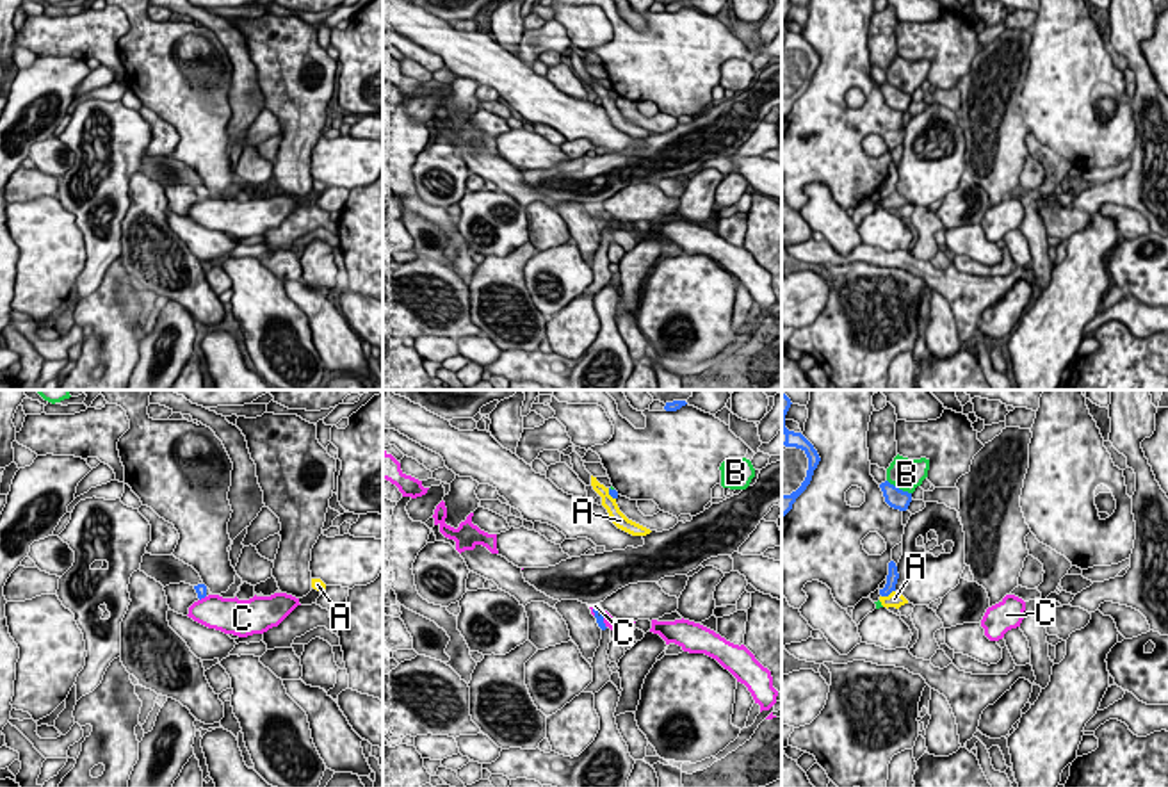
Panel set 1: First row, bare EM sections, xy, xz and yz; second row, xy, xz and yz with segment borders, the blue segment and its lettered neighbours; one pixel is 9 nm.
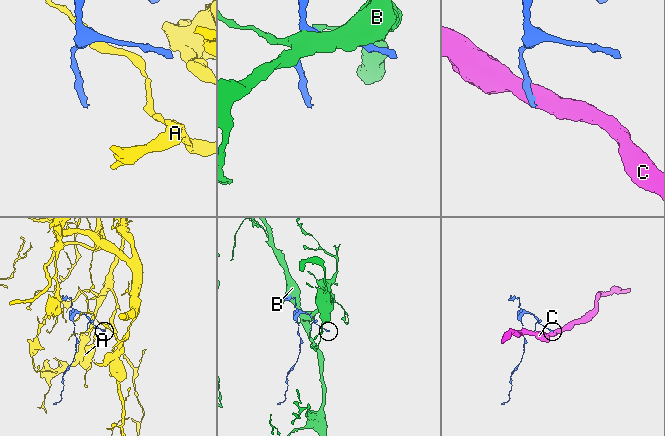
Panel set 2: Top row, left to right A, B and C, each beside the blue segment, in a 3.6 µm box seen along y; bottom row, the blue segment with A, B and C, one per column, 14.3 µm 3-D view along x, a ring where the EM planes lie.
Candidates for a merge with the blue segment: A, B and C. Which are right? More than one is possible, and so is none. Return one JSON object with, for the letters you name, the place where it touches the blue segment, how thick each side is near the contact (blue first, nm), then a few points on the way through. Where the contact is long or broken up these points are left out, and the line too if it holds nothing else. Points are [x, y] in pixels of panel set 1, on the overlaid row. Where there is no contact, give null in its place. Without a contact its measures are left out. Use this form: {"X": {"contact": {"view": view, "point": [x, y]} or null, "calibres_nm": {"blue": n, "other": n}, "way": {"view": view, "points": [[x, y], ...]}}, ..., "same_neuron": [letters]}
{"same_neuron": []}

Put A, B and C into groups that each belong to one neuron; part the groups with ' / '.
A / B / C

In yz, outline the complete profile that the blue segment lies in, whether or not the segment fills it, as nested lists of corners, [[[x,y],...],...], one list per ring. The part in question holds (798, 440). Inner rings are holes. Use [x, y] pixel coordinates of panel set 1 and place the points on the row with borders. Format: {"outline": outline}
{"outline": [[[782,394],[782,433],[785,434],[783,445],[801,449],[808,458],[808,470],[805,481],[796,491],[792,491],[791,495],[782,495],[782,516],[785,516],[792,509],[796,499],[807,490],[807,486],[812,481],[814,470],[821,461],[814,445],[801,433],[794,433],[785,427],[785,415],[791,404],[792,404],[791,399],[785,394]]]}

